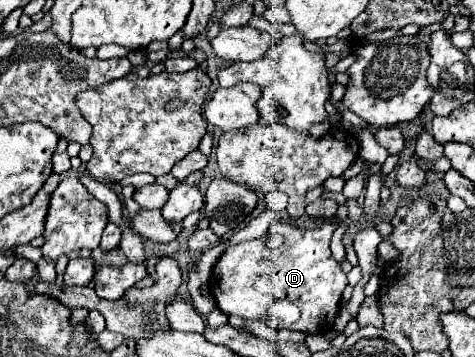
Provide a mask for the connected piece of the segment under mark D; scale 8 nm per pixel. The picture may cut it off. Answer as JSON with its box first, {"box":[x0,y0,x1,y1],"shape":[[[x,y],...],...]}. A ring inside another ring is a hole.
{"box":[210,221,348,335],"shape":[[[276,221],[260,239],[228,247],[210,275],[210,291],[218,309],[226,315],[261,321],[277,330],[296,329],[308,335],[328,333],[334,327],[342,291],[348,285],[346,273],[332,259],[330,251],[330,239],[336,227],[338,223],[330,221],[316,227]],[[289,317],[300,319],[292,324]]]}

